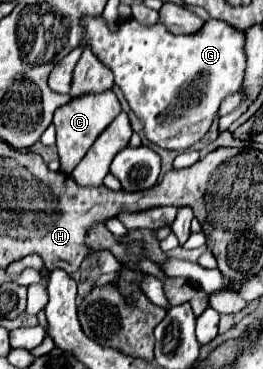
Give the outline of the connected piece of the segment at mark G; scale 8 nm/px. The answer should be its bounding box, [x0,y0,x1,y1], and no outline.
[83,16,245,150]

